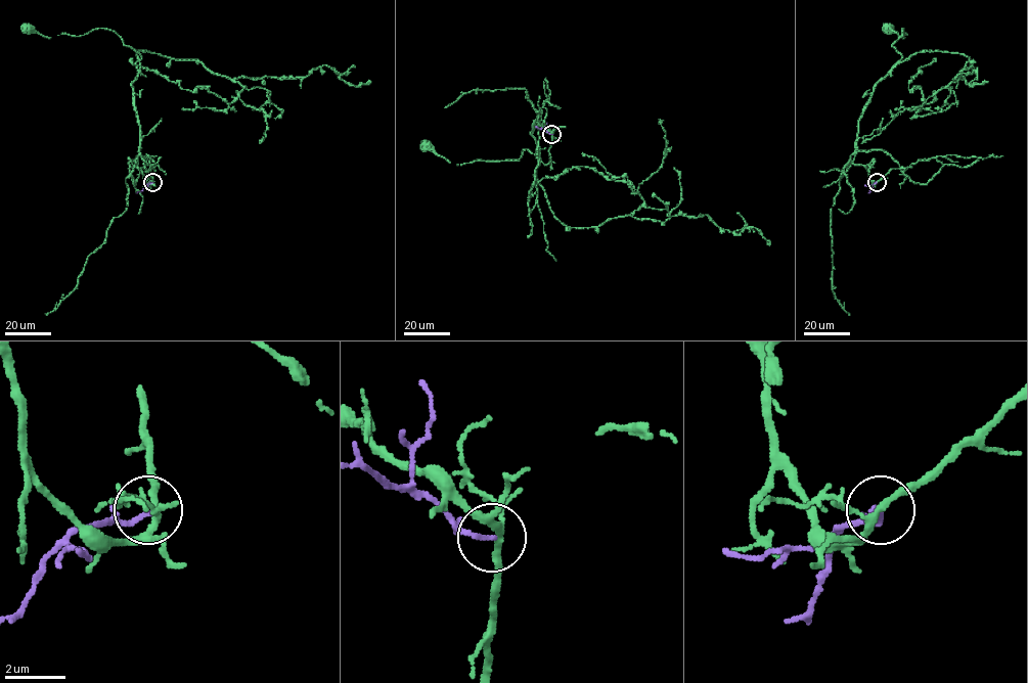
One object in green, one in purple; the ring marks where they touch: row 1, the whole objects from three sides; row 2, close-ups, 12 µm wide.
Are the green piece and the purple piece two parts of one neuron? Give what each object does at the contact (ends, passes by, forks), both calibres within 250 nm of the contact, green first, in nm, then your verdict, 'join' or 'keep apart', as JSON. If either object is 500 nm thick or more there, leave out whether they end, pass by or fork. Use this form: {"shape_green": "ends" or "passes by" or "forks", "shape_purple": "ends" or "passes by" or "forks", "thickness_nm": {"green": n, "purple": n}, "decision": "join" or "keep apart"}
{"shape_green": "forks", "shape_purple": "ends", "thickness_nm": {"green": 190, "purple": 150}, "decision": "keep apart"}

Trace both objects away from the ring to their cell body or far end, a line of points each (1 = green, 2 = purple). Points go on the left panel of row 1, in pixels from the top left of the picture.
1: (152, 182), (143, 178), (147, 164), (139, 149), (132, 85), (141, 56), (107, 29), (46, 37), (28, 29)
2: (152, 182), (136, 192)

